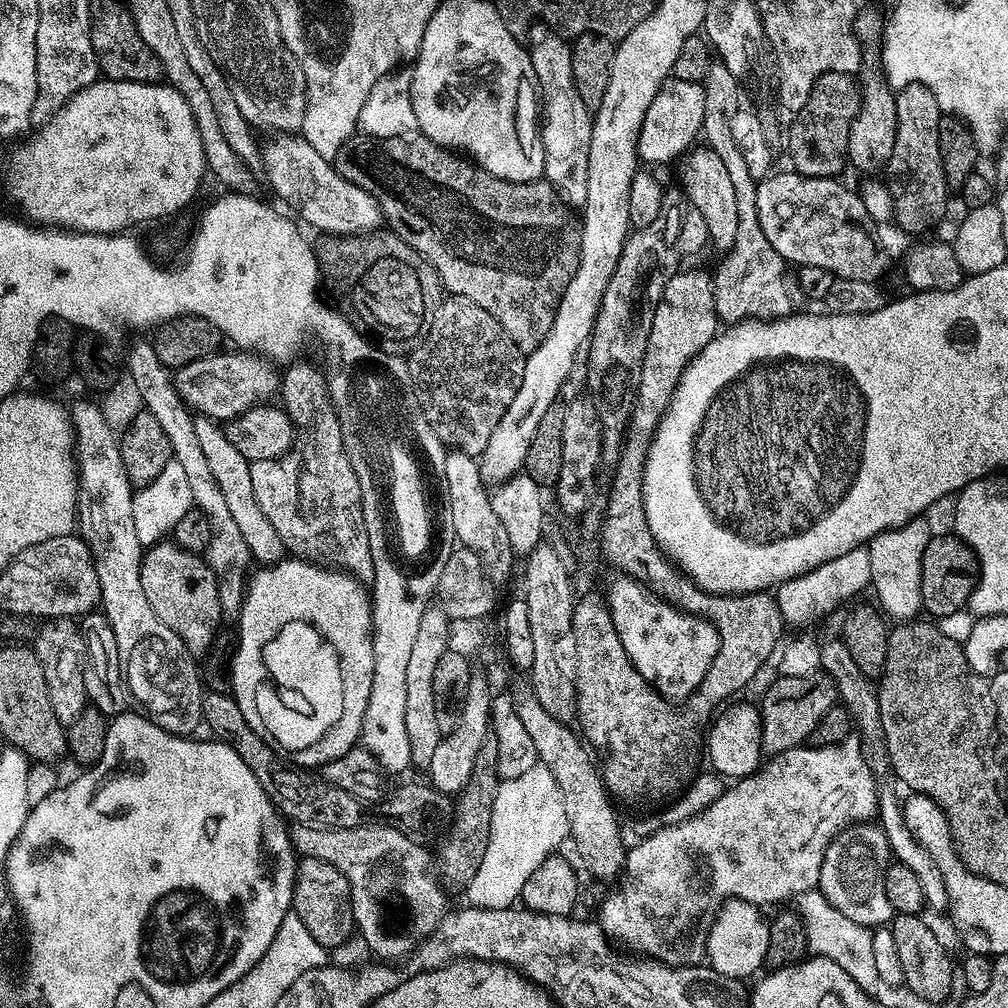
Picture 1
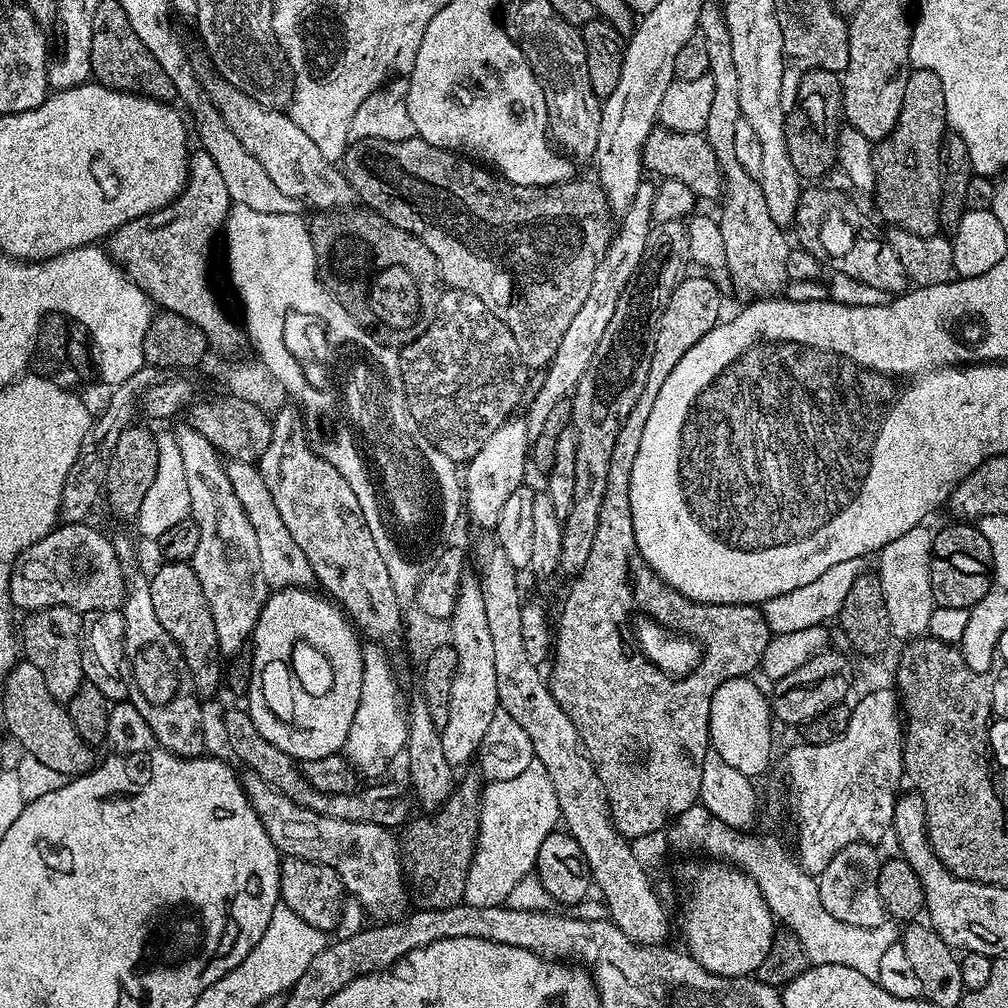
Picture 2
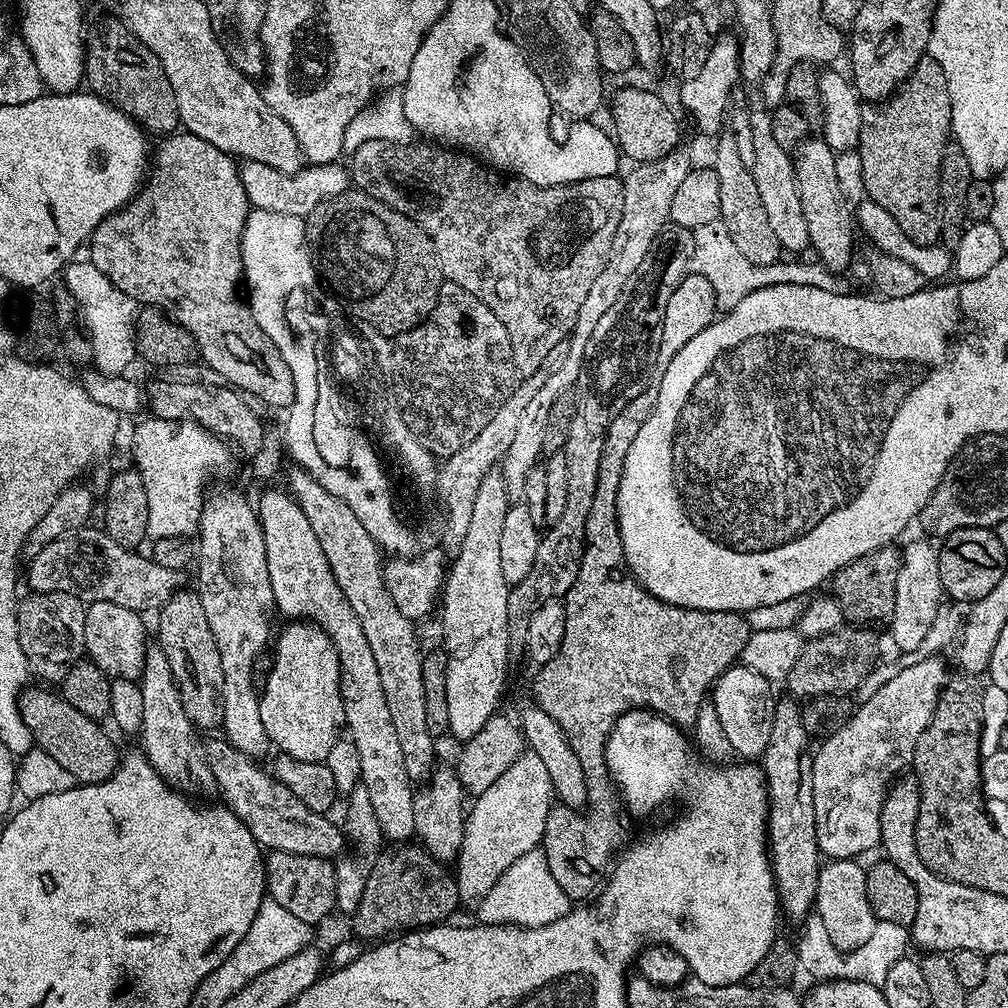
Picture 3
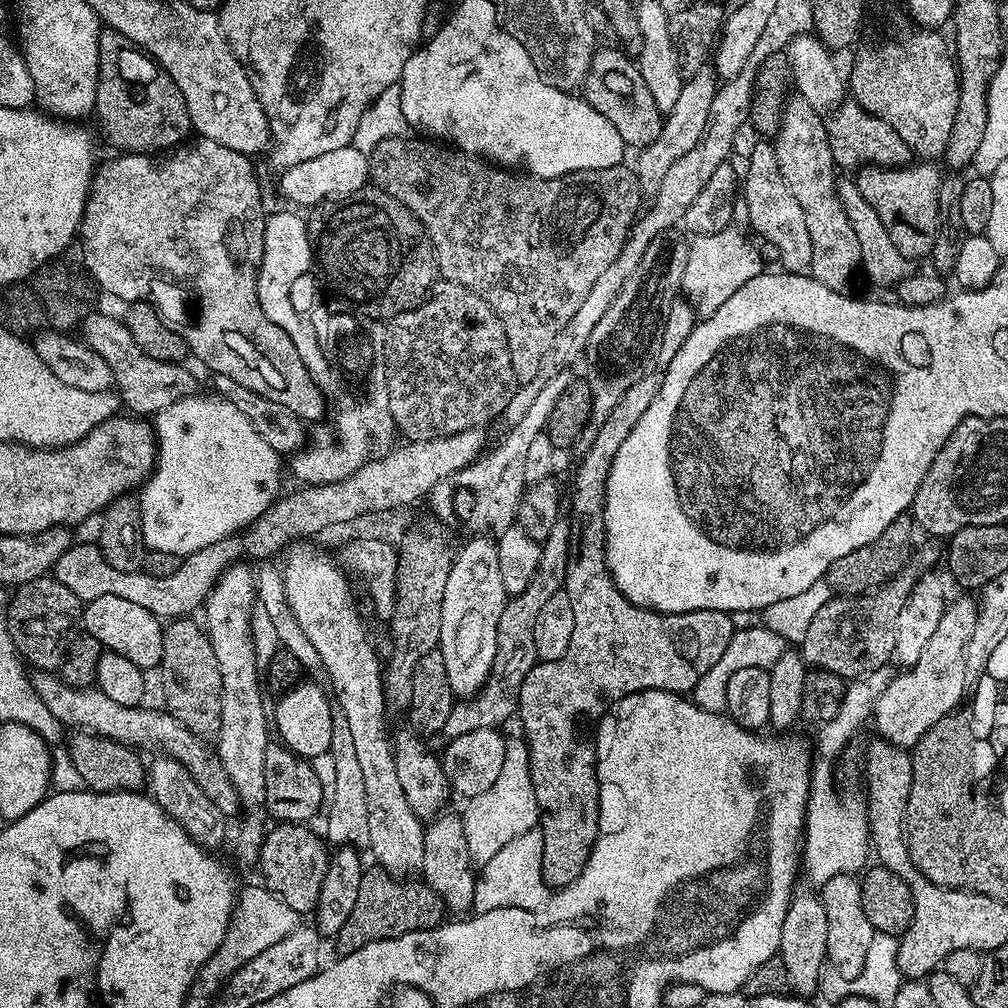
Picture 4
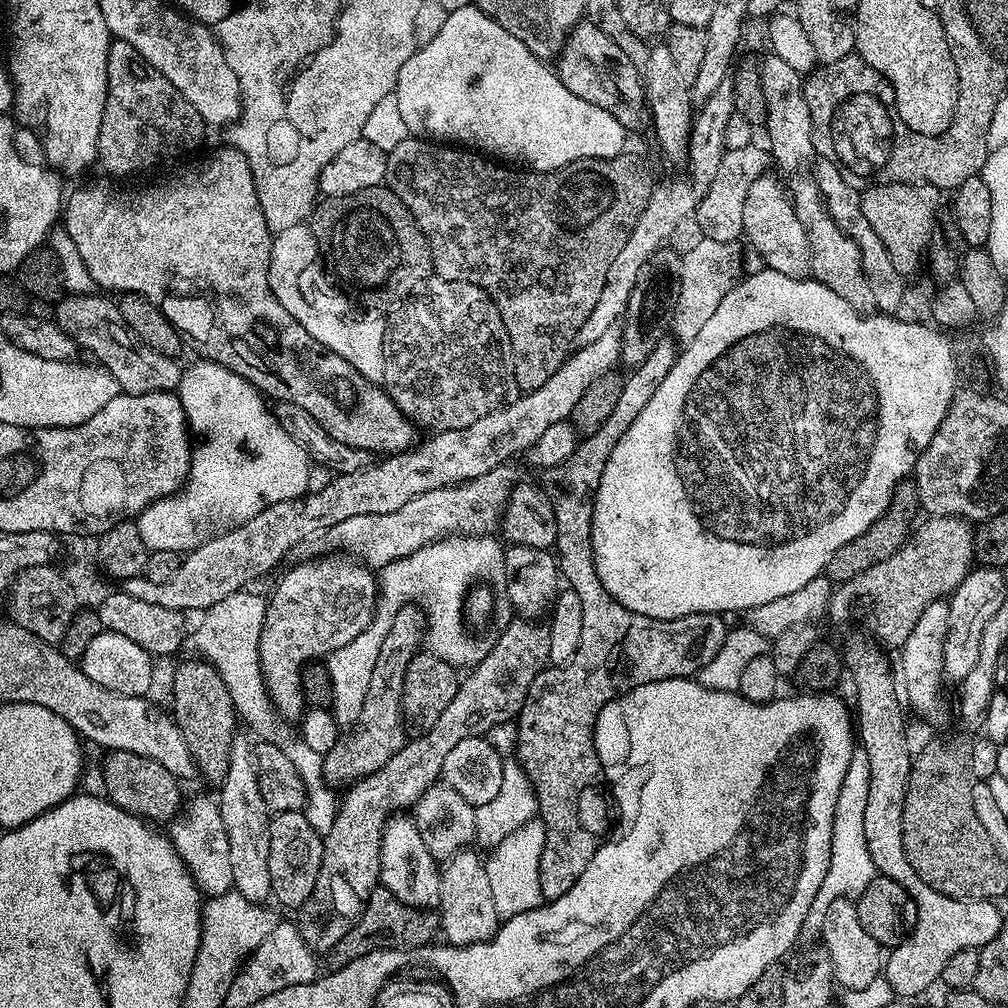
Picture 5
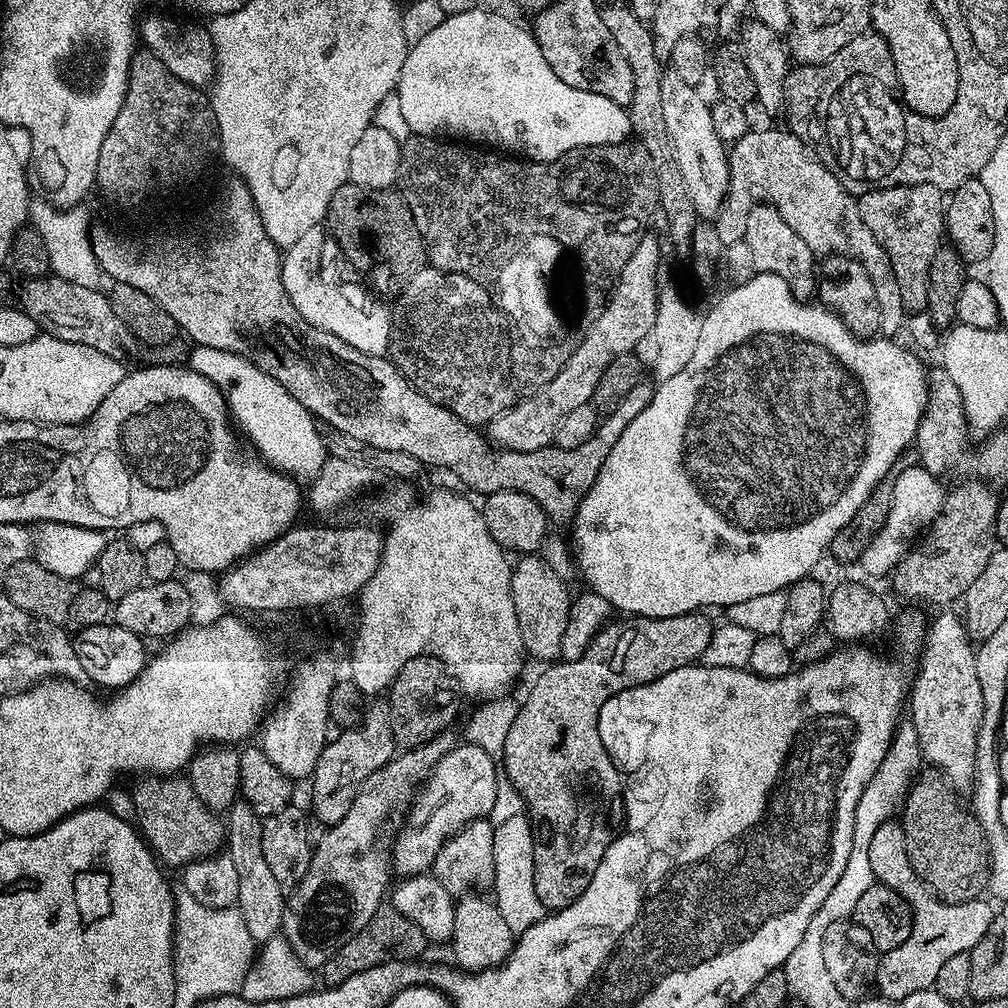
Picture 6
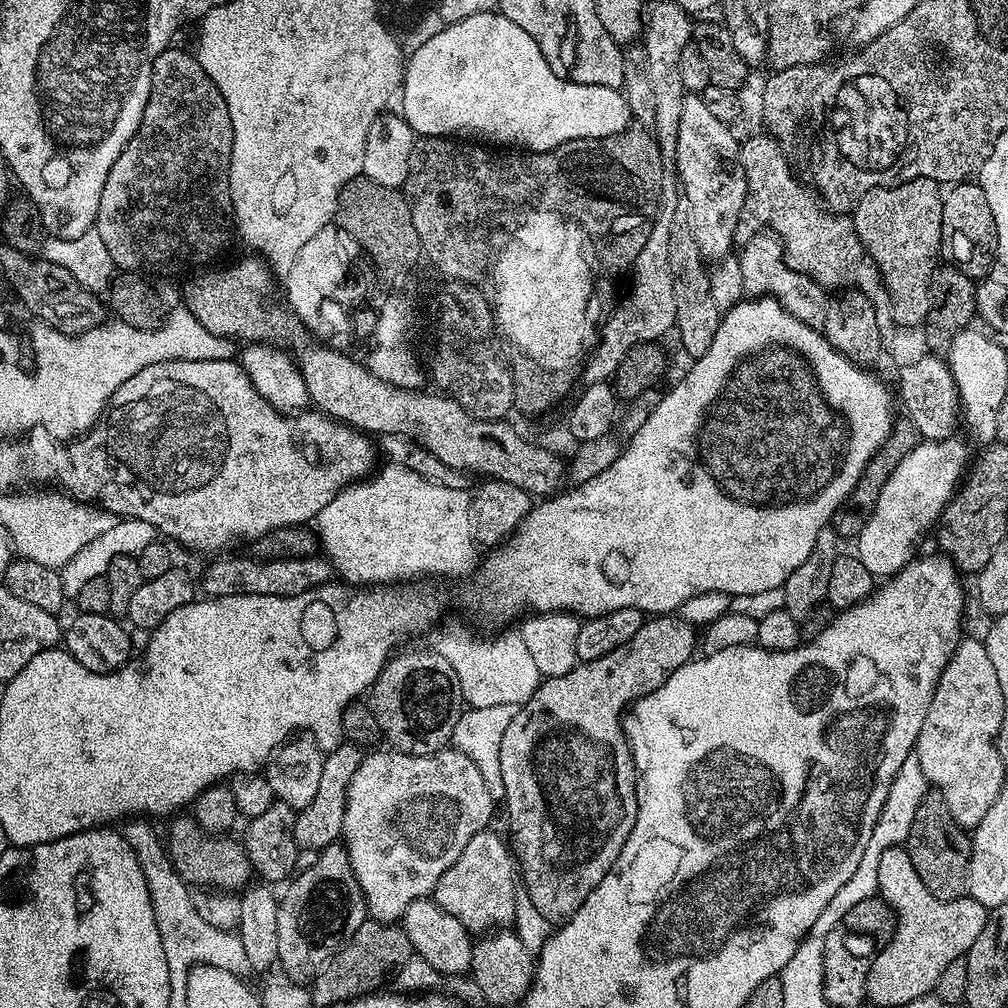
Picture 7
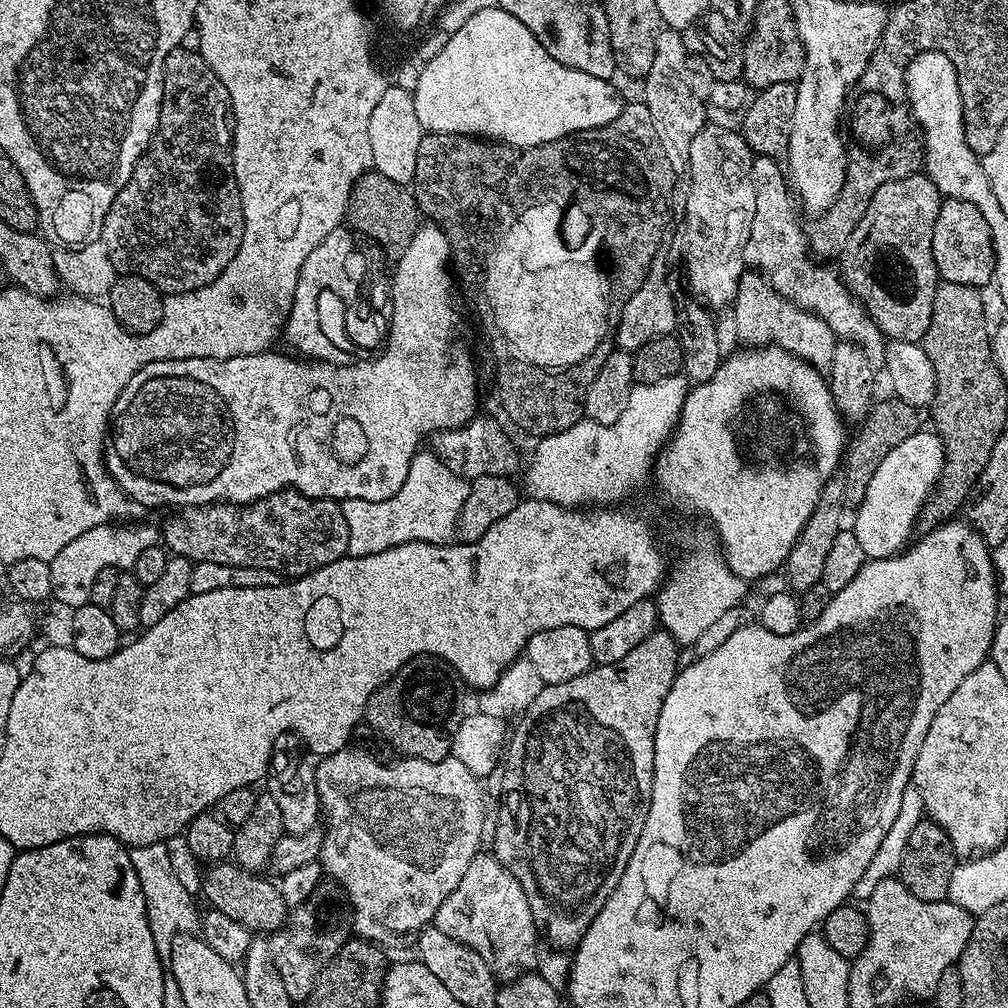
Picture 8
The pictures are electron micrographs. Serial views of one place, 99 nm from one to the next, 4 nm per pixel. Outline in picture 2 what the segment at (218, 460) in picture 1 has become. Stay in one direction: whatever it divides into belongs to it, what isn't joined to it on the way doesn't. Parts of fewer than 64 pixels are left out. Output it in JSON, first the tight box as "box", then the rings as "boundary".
{"box":[226,460,313,590],"boundary":[[[228,460],[226,467],[230,486],[234,486],[234,494],[238,494],[238,502],[242,502],[242,510],[246,510],[246,518],[250,518],[250,526],[254,526],[254,535],[258,541],[258,555],[262,561],[262,578],[266,578],[269,589],[279,590],[289,586],[308,586],[313,583],[312,567],[306,562],[306,554],[298,542],[294,542],[290,530],[286,530],[286,522],[278,514],[278,506],[274,506],[274,498],[270,498],[270,490],[266,490],[266,482],[262,478],[256,464],[247,464],[241,460]]]}

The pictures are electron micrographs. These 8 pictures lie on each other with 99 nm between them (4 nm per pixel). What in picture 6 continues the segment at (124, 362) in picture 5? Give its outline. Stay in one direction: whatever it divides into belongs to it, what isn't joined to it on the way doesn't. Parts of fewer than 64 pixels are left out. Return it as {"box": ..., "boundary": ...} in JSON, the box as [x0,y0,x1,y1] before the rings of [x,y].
{"box":[19,274,138,361],"boundary":[[[53,274],[28,278],[23,281],[20,289],[19,307],[30,314],[30,318],[34,318],[37,329],[62,342],[74,342],[102,350],[102,354],[118,361],[123,361],[124,356],[138,348],[137,340],[120,321],[118,314],[114,314],[111,299],[105,293],[103,296],[96,288],[78,286]]]}

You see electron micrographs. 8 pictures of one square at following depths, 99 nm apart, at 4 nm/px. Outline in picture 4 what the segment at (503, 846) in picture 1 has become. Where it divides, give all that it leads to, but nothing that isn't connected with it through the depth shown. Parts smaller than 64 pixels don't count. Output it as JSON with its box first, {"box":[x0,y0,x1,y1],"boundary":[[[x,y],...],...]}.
{"box":[462,735,540,866],"boundary":[[[509,735],[505,739],[506,758],[502,758],[502,771],[498,774],[498,782],[494,782],[490,790],[471,797],[465,803],[468,805],[462,809],[466,846],[470,846],[470,858],[476,866],[490,862],[490,858],[493,858],[502,846],[535,829],[540,822],[540,807],[530,774],[528,741],[516,736]]]}

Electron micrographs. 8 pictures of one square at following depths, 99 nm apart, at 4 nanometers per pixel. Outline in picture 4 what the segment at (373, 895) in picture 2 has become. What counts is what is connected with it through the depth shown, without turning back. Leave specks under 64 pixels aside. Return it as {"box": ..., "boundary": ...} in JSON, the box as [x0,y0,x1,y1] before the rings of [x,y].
{"box":[32,670,242,818],"boundary":[[[48,670],[37,671],[32,676],[32,685],[38,698],[42,698],[50,714],[54,714],[54,718],[60,721],[61,725],[68,727],[69,724],[72,730],[93,732],[95,736],[105,736],[137,749],[157,748],[157,753],[182,762],[182,766],[190,770],[190,778],[194,778],[194,782],[202,786],[202,794],[206,794],[206,798],[210,798],[210,802],[214,802],[214,806],[218,806],[218,810],[222,810],[226,818],[232,818],[236,811],[236,815],[241,811],[242,805],[234,790],[234,782],[230,782],[230,774],[226,774],[226,766],[222,766],[215,747],[207,739],[195,736],[166,710],[159,707],[148,708],[149,706],[122,706],[114,702],[114,698],[102,694],[95,686],[71,688],[59,675]]]}

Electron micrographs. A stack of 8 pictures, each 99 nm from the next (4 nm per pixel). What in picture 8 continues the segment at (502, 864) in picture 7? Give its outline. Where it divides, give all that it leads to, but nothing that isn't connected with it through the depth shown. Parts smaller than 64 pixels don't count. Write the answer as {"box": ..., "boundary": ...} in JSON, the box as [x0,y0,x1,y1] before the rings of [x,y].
{"box":[432,855,540,982],"boundary":[[[476,855],[470,866],[466,866],[466,874],[462,874],[462,882],[454,886],[450,898],[446,898],[446,902],[442,902],[439,906],[432,924],[456,941],[470,946],[490,966],[497,979],[507,982],[527,971],[533,971],[538,966],[536,964],[540,938],[533,915],[530,913],[529,903],[526,902],[526,894],[522,894],[522,886],[518,880],[510,874],[510,870],[506,870],[506,866],[502,866],[502,862],[496,860],[495,855],[484,855]]]}

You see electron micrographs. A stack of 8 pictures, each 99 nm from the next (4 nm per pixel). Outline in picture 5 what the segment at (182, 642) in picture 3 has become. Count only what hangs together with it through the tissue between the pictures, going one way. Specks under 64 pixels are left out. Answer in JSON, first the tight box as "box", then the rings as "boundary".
{"box":[171,658,238,786],"boundary":[[[184,658],[172,676],[171,715],[180,725],[180,732],[186,738],[186,746],[194,758],[199,775],[205,776],[213,786],[226,778],[230,766],[232,741],[237,739],[238,717],[227,692],[226,683],[219,676],[214,665],[201,658]]]}

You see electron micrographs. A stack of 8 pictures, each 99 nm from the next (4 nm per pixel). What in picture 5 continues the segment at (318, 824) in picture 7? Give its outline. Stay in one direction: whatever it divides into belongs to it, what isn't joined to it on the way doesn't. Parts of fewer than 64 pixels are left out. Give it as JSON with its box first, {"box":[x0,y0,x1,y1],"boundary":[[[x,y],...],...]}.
{"box":[324,604,426,786],"boundary":[[[405,604],[404,608],[398,612],[394,622],[390,626],[390,634],[386,634],[386,642],[382,642],[382,650],[378,654],[378,662],[374,662],[374,674],[370,674],[370,690],[366,690],[366,702],[362,702],[362,714],[358,722],[347,733],[344,739],[341,739],[330,750],[324,758],[324,777],[328,783],[333,786],[339,784],[347,785],[349,782],[355,782],[364,776],[369,776],[371,772],[377,772],[402,746],[406,743],[406,729],[404,726],[404,711],[402,710],[402,690],[404,689],[404,679],[406,678],[406,666],[410,658],[414,658],[416,653],[421,651],[422,645],[426,640],[426,617],[423,608],[415,604]]]}

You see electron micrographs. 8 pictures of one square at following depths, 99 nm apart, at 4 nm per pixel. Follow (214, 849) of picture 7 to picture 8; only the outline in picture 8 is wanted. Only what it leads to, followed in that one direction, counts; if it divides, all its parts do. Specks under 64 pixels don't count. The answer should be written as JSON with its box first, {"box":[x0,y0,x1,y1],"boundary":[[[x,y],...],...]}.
{"box":[204,862,290,934],"boundary":[[[221,862],[213,864],[207,869],[204,876],[204,896],[209,900],[211,907],[217,912],[226,914],[226,918],[234,918],[234,922],[242,922],[253,934],[271,934],[283,928],[290,911],[290,904],[284,901],[284,896],[263,875],[248,872],[235,862]]]}

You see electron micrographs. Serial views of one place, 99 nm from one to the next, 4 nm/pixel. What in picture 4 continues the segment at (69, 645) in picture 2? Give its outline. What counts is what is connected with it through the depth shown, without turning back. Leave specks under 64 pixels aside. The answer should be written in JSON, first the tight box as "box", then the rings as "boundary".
{"box":[6,575,82,670],"boundary":[[[51,575],[40,576],[36,580],[20,585],[11,594],[6,615],[8,629],[14,646],[21,657],[36,670],[56,670],[64,656],[66,641],[72,627],[77,627],[82,616],[82,601],[77,598],[62,582]]]}

